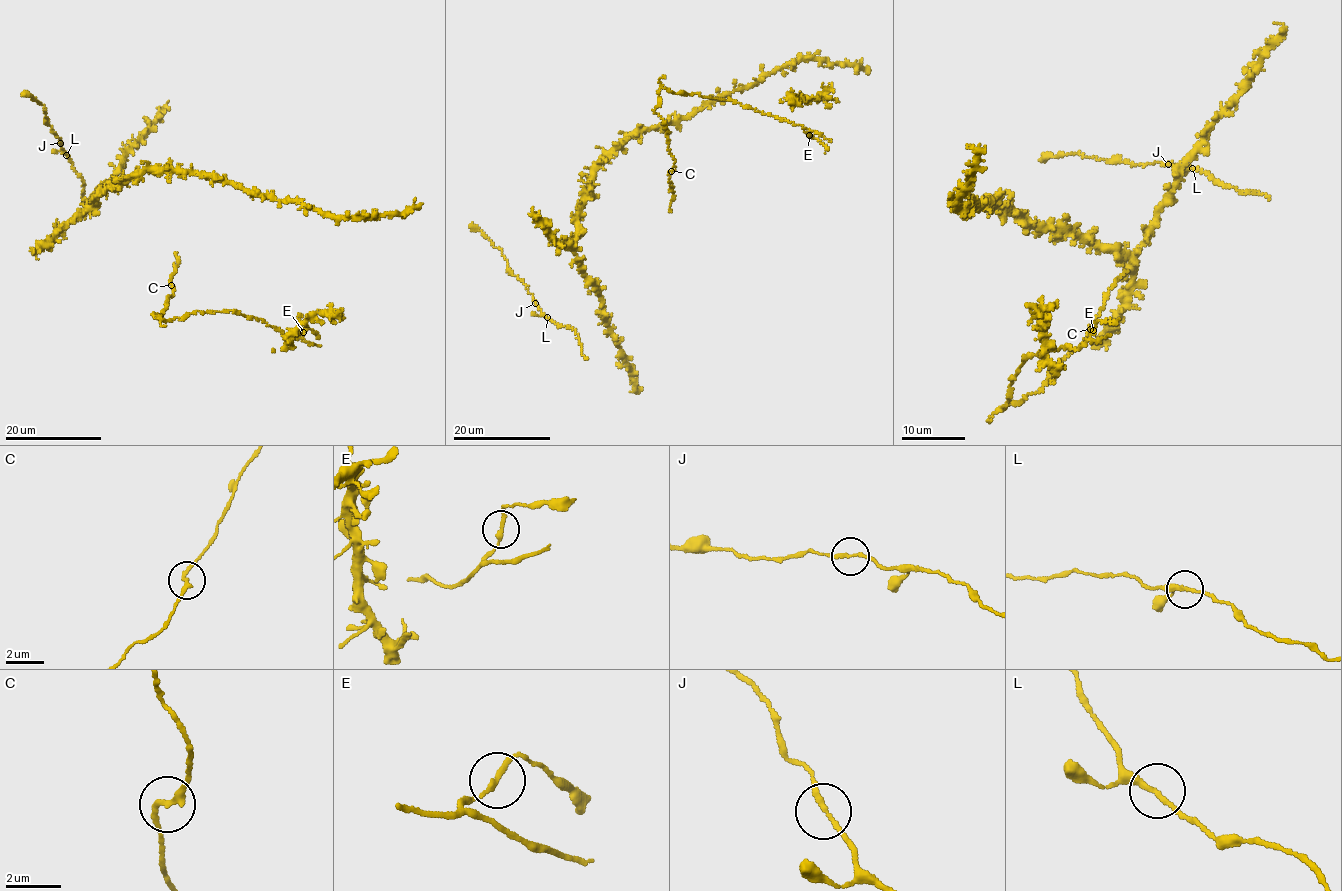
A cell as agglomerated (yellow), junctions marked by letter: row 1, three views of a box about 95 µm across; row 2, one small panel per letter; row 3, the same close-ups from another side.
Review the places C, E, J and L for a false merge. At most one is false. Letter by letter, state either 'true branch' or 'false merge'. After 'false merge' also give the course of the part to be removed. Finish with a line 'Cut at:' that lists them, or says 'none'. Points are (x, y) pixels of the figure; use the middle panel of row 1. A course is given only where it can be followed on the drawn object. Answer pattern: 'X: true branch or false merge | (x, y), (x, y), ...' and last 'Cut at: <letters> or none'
C: true branch
E: true branch
J: true branch
L: true branch
Cut at: none

